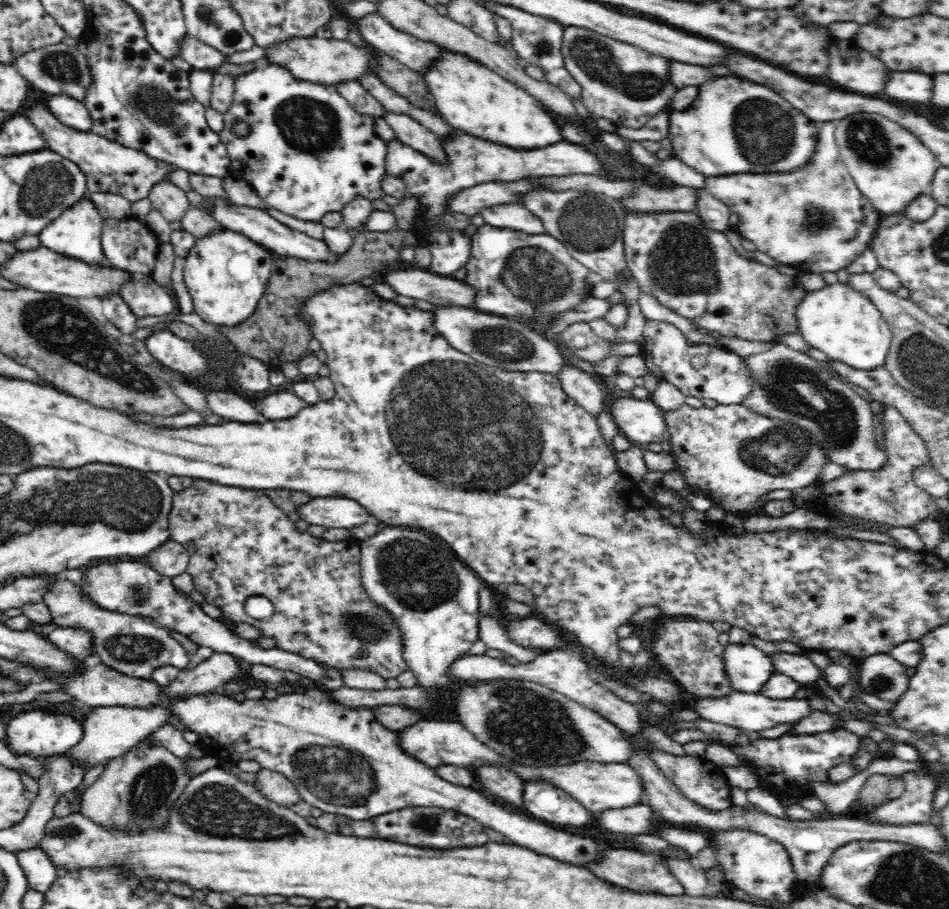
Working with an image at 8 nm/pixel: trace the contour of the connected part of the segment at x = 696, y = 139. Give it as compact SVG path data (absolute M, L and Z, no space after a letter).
M718 76L712 82L702 84L698 98L686 110L670 110L668 119L668 136L674 158L708 177L746 172L792 172L814 154L818 134L818 123L792 108L792 104L777 92L750 80L728 76Z

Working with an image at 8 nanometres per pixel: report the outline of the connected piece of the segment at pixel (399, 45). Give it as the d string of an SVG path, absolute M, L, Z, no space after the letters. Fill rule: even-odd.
M379 13L367 14L361 19L353 20L352 23L364 41L421 75L439 61L444 53L450 51L435 43L420 41L411 34L396 30Z

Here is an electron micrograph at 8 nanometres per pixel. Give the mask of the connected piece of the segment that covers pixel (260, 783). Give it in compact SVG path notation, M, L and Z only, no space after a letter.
M263 768L257 773L255 784L264 798L288 807L303 800L298 789L281 772Z

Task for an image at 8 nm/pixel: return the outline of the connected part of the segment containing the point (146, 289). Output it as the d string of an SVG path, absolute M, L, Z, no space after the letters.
M153 280L126 282L121 294L121 298L137 319L163 317L174 310L172 294Z

